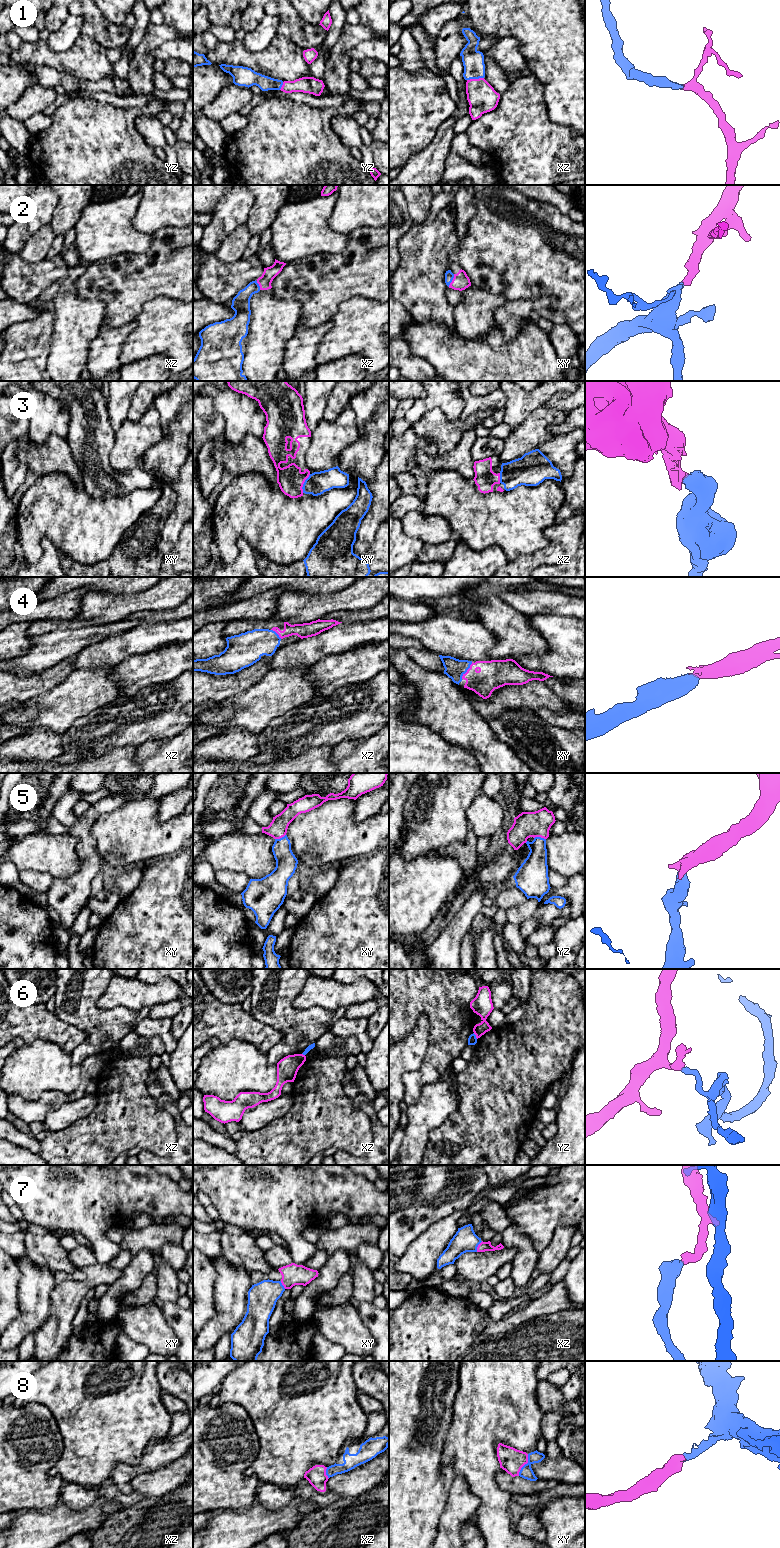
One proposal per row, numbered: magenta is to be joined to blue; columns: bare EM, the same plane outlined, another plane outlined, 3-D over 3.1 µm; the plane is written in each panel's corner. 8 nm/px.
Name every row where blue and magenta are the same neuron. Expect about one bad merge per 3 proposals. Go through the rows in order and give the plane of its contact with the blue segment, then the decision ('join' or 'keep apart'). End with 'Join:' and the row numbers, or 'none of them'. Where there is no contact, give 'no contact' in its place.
1: xz | join
2: xy | join
3: xy | join
4: xy | join
5: yz | join
6: yz | keep apart
7: xz | join
8: xy | join
Join: 1, 2, 3, 4, 5, 7, 8

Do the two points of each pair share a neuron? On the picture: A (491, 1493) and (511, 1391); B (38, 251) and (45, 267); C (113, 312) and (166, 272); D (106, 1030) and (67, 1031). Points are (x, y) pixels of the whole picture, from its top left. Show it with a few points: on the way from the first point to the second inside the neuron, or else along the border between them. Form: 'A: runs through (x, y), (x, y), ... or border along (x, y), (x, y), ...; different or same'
A: runs through (485, 1466), (485, 1414), (487, 1411); same
B: border along (19, 254), (30, 262), (46, 258); different
C: runs through (126, 299), (153, 274); same
D: border along (61, 1020), (85, 1034), (72, 1052); different

